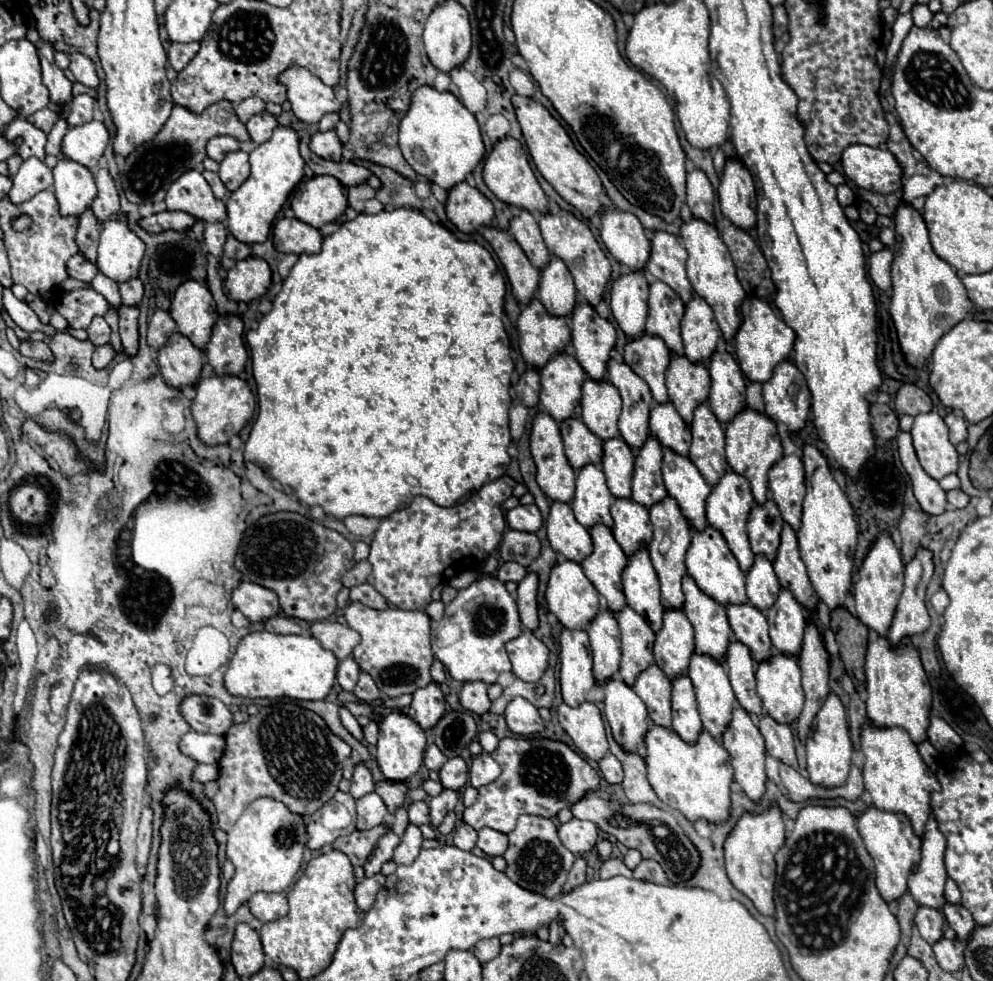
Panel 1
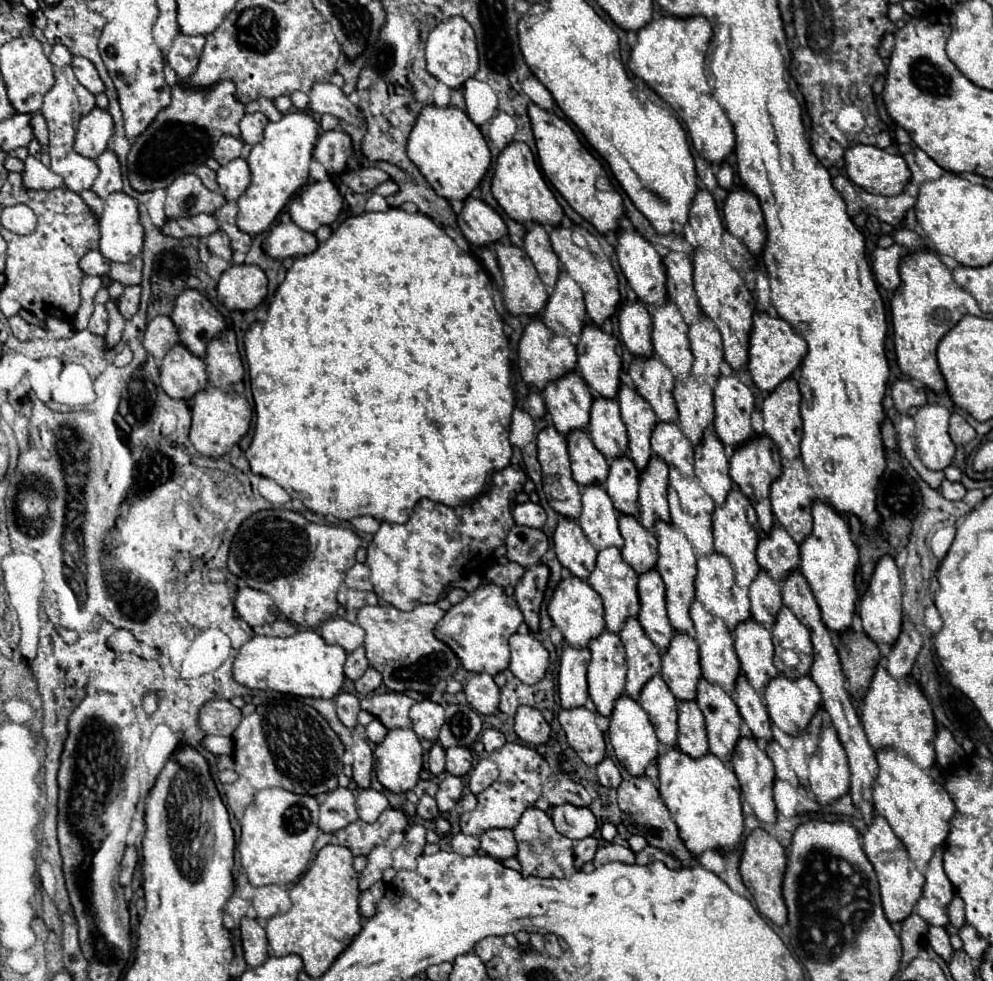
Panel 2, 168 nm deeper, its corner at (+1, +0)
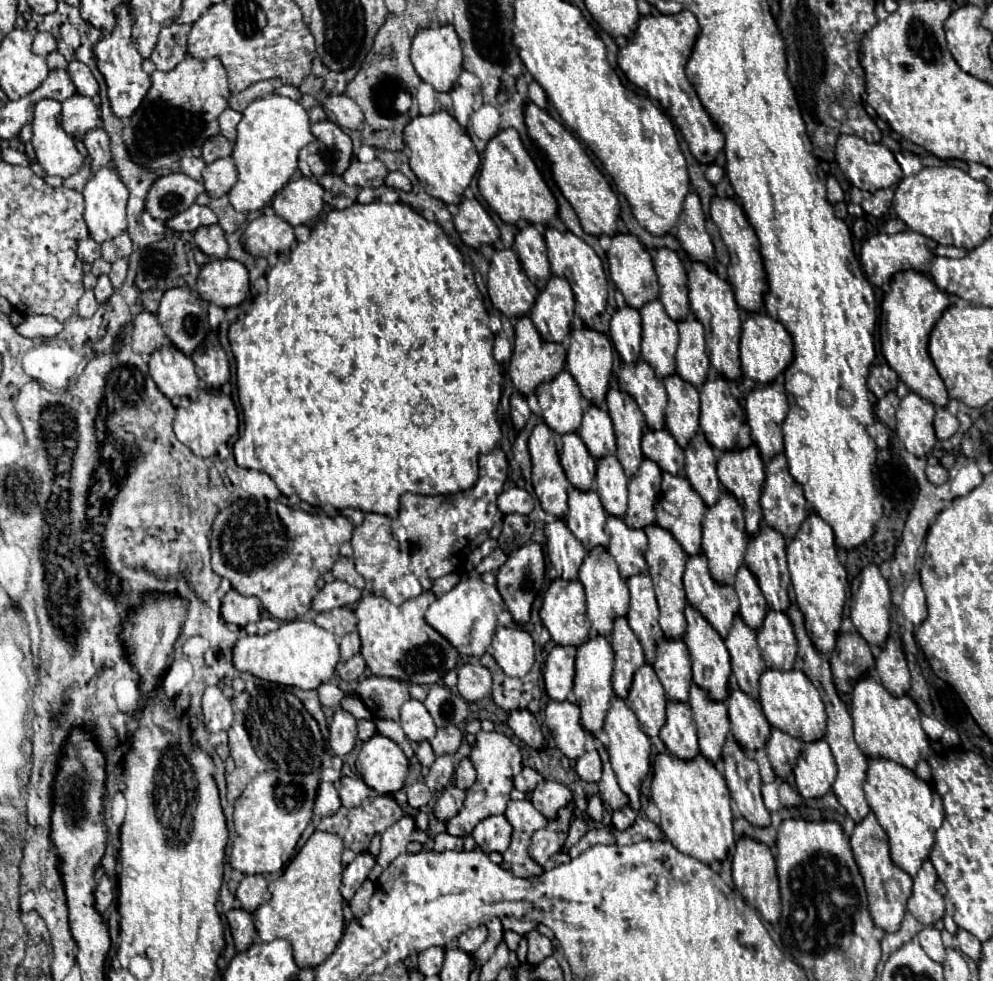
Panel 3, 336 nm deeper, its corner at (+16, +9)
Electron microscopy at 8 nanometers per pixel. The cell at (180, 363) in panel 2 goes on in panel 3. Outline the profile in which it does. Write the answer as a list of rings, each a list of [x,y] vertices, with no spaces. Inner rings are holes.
[[[166,343],[160,349],[156,349],[150,355],[148,367],[156,387],[168,399],[182,397],[182,395],[188,395],[194,399],[198,395],[200,379],[196,377],[194,363],[188,355],[184,355],[174,345]]]

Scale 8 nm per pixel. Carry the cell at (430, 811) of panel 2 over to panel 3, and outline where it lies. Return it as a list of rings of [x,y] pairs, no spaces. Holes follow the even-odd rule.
[[[412,783],[410,787],[406,787],[406,795],[408,795],[410,807],[414,807],[414,809],[420,809],[420,807],[428,805],[428,801],[432,797],[430,789],[424,783]]]

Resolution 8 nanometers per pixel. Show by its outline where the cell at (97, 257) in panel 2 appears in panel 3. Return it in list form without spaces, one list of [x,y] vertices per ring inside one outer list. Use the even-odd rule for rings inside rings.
[[[84,239],[84,241],[80,241],[76,253],[78,253],[80,261],[92,263],[92,261],[96,261],[100,257],[100,245],[94,239]]]

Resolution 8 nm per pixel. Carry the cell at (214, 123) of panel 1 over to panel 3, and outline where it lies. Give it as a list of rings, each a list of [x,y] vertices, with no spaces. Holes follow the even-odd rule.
[[[188,55],[172,71],[154,71],[148,95],[122,131],[130,159],[154,171],[158,177],[168,167],[176,169],[190,147],[200,147],[218,133],[218,115],[228,107],[228,97],[226,71],[218,59],[198,61]]]

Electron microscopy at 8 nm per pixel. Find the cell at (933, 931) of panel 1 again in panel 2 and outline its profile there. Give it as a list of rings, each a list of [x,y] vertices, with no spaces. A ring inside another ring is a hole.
[[[929,926],[929,944],[933,946],[933,950],[943,958],[949,960],[953,954],[953,948],[949,944],[949,934],[943,926]]]

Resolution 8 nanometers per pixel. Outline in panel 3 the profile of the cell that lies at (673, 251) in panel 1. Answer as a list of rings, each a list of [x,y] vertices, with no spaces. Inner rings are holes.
[[[658,249],[654,255],[654,267],[660,283],[660,303],[670,319],[682,321],[690,317],[688,305],[688,285],[686,285],[686,269],[672,249]]]

